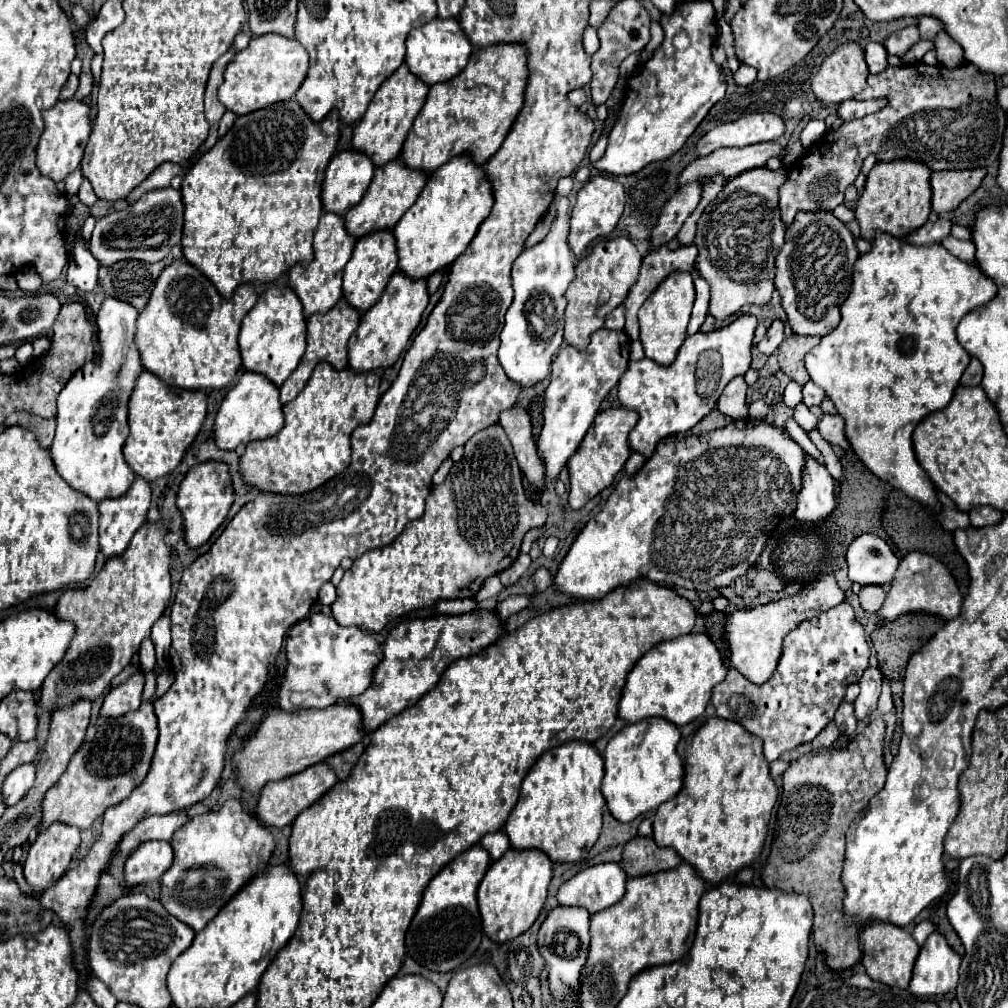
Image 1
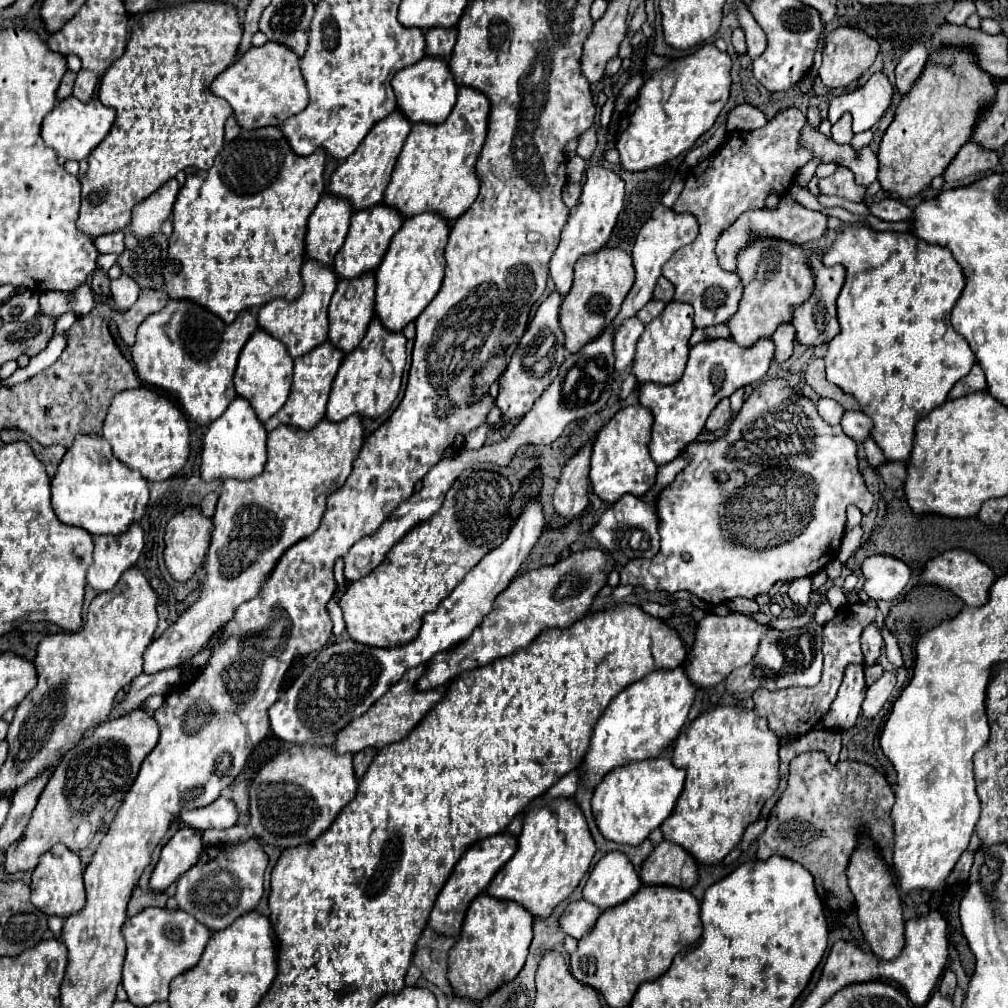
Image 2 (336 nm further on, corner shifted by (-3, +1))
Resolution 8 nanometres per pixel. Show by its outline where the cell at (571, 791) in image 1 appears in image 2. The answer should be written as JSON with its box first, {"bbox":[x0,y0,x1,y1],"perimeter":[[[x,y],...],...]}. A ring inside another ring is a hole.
{"bbox":[486,796,596,918],"perimeter":[[[540,796],[524,814],[516,854],[494,876],[486,892],[494,898],[520,902],[534,916],[546,918],[578,886],[590,868],[594,852],[596,844],[578,802],[574,798],[546,800]]]}

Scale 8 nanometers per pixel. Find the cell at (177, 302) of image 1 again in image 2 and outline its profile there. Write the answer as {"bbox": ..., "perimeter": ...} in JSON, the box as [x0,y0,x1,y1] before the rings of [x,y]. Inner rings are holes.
{"bbox":[132,300,256,426],"perimeter":[[[168,300],[160,312],[150,314],[140,324],[132,346],[132,360],[142,382],[174,396],[194,422],[208,426],[236,398],[232,382],[236,360],[256,328],[252,310],[240,312],[232,324],[226,324],[192,300]]]}

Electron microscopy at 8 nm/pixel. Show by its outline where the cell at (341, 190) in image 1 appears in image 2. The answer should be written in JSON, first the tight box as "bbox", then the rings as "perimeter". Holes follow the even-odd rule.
{"bbox":[306,194,352,264],"perimeter":[[[324,194],[308,218],[306,254],[322,264],[332,264],[334,254],[344,244],[352,210],[336,198]]]}

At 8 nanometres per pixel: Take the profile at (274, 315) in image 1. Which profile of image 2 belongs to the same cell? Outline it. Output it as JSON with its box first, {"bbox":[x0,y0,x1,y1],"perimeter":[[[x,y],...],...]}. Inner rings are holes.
{"bbox":[234,328,294,422],"perimeter":[[[260,328],[250,336],[246,346],[242,348],[238,356],[238,368],[234,374],[234,386],[236,392],[252,404],[252,408],[256,410],[262,422],[266,422],[284,406],[290,394],[292,368],[294,368],[294,360],[288,358],[288,350],[284,350],[284,346],[280,346],[280,342],[272,338],[272,334],[264,334],[264,330]]]}

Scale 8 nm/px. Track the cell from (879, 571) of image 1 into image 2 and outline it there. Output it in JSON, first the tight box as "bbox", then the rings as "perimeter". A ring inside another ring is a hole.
{"bbox":[862,554,910,600],"perimeter":[[[874,554],[862,562],[862,574],[866,578],[864,592],[872,600],[894,600],[910,580],[910,568],[888,554]]]}

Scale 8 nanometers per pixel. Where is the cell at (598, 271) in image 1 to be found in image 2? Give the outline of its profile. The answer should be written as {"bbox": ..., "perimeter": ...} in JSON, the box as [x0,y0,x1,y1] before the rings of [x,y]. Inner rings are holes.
{"bbox":[560,248,634,352],"perimeter":[[[600,248],[594,254],[580,256],[574,268],[574,286],[564,296],[560,306],[560,326],[566,334],[566,350],[578,352],[584,344],[598,338],[616,318],[628,290],[634,282],[632,258],[622,248]]]}

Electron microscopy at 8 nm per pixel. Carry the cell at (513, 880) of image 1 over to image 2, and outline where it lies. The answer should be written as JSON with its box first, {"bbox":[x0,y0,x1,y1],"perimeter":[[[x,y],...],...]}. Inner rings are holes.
{"bbox":[448,894,534,1002],"perimeter":[[[480,894],[472,900],[466,912],[462,934],[458,944],[450,952],[448,978],[458,996],[480,1002],[484,996],[494,992],[500,984],[510,982],[522,970],[528,948],[532,942],[534,918],[516,902],[506,902],[502,898],[492,898],[490,894]]]}

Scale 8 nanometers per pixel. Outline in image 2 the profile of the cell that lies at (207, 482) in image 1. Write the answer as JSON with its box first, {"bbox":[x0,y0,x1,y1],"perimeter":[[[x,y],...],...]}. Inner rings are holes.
{"bbox":[164,506,212,582],"perimeter":[[[188,506],[170,518],[170,522],[166,524],[166,536],[164,536],[164,542],[166,542],[164,560],[166,560],[166,566],[168,566],[174,580],[184,582],[184,580],[192,578],[196,568],[206,558],[210,538],[212,538],[212,518],[204,516],[198,506]]]}

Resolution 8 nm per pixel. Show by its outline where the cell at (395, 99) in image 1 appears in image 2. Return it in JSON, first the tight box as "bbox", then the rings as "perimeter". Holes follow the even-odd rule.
{"bbox":[330,110,412,210],"perimeter":[[[394,110],[392,114],[386,116],[386,120],[380,120],[378,126],[374,126],[368,132],[368,136],[360,142],[356,152],[352,156],[348,156],[336,168],[336,172],[332,174],[332,180],[330,180],[330,192],[336,196],[342,196],[342,198],[348,198],[354,210],[362,210],[362,208],[378,204],[390,182],[392,168],[402,152],[406,136],[410,134],[410,126],[412,126],[412,122],[408,122],[404,118],[404,112],[400,112],[400,110]]]}

